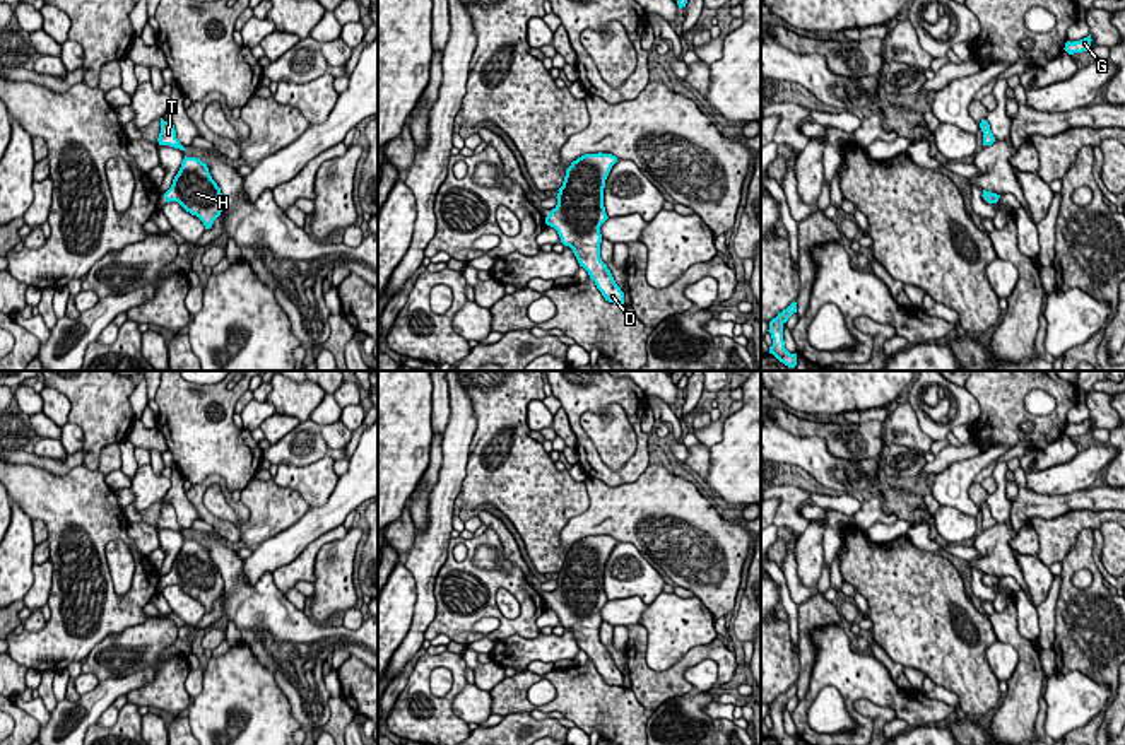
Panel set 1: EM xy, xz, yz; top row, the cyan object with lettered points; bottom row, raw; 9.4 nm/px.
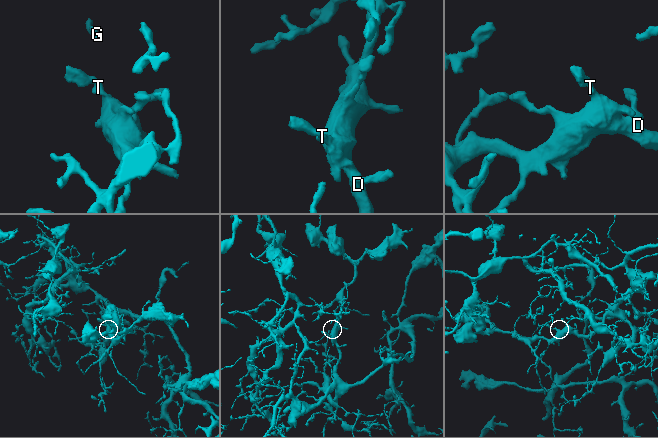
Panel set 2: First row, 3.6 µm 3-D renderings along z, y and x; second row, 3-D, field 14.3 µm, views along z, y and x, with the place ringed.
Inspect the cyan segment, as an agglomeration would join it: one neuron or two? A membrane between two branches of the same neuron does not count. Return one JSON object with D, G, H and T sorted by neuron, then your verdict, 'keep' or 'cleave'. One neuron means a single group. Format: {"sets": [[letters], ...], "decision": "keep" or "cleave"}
{"sets": [["D", "G", "H", "T"]], "decision": "keep"}

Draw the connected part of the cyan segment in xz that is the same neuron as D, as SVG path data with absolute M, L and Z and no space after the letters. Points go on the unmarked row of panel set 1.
M585 537L566 552L557 588L545 600L564 629L569 629L605 683L624 687L624 675L600 641L600 608L609 601L604 590L605 562L617 545L612 537Z

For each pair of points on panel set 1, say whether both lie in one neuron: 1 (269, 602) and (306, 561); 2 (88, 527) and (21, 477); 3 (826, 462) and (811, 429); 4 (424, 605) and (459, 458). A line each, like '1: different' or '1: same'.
1: different
2: same
3: different
4: same

